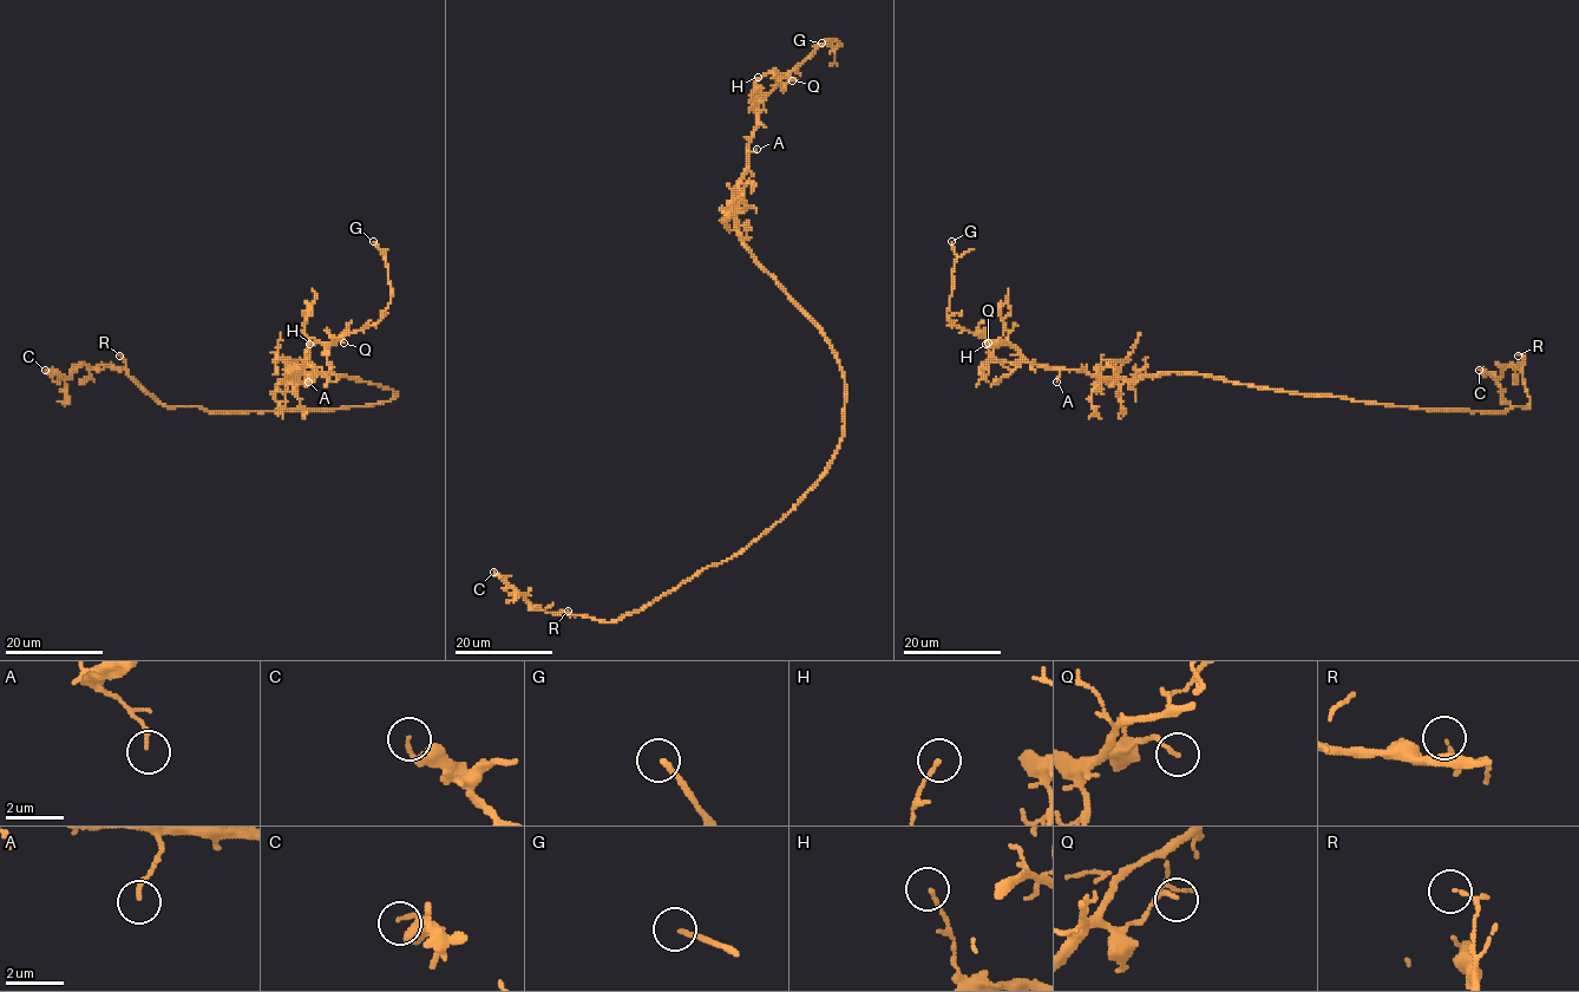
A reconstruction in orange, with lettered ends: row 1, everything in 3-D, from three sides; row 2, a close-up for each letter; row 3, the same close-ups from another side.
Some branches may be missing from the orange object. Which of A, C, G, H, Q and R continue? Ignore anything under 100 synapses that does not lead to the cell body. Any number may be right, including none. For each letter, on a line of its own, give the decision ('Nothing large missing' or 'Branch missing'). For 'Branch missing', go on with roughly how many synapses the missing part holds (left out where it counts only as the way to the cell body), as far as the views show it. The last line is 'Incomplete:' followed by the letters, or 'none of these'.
A: Nothing large missing
C: Nothing large missing
G: Branch missing
H: Nothing large missing
Q: Nothing large missing
R: Nothing large missing
Incomplete: G

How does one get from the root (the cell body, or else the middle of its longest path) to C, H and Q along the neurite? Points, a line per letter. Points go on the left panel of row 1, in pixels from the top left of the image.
C: (395, 393), (333, 409), (220, 413), (162, 405), (124, 370), (102, 364), (79, 365), (69, 377), (45, 370)
H: (395, 393), (380, 385), (333, 373), (308, 372), (287, 378), (309, 361), (306, 363), (305, 356), (309, 344)
Q: (395, 393), (380, 385), (333, 373), (308, 372), (287, 378), (307, 363), (308, 350), (314, 343), (344, 343)

